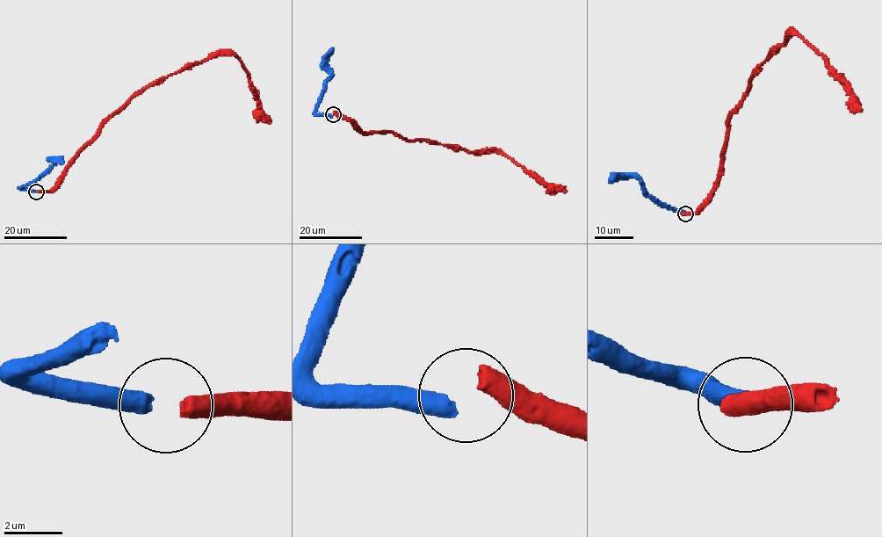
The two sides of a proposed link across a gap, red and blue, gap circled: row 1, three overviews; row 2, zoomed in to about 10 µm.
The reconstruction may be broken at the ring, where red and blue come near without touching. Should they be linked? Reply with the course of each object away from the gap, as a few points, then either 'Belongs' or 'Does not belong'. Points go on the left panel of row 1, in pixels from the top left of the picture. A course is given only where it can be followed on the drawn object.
Course of red: (38, 192), (49, 192), (71, 159), (134, 94), (212, 56), (234, 54), (247, 73), (260, 108), (271, 121). Course of blue: (35, 192), (22, 190), (22, 187), (39, 177), (54, 162), (54, 159), (64, 163). Belongs

